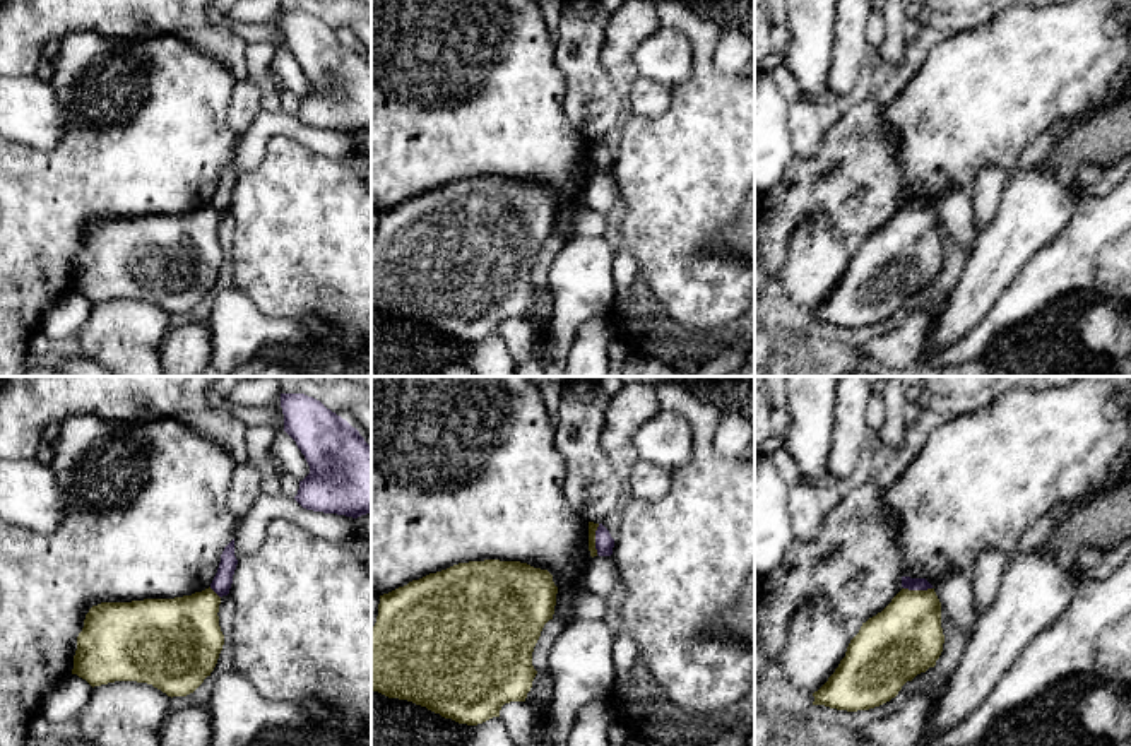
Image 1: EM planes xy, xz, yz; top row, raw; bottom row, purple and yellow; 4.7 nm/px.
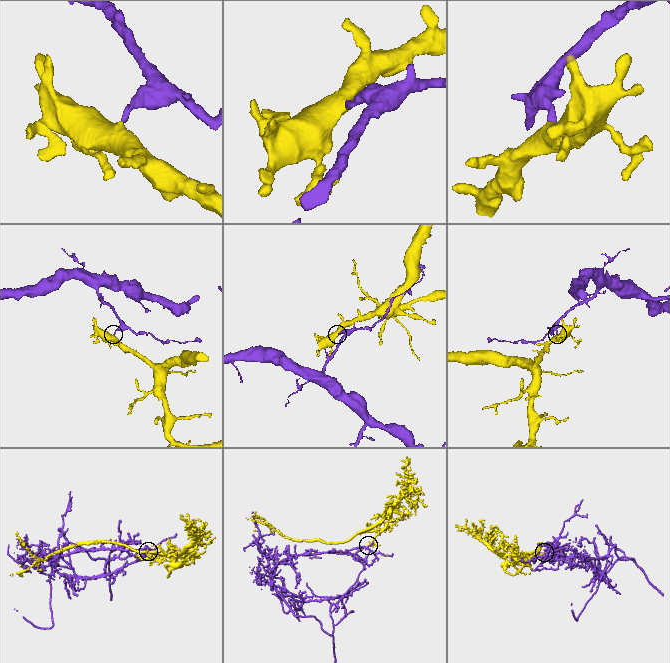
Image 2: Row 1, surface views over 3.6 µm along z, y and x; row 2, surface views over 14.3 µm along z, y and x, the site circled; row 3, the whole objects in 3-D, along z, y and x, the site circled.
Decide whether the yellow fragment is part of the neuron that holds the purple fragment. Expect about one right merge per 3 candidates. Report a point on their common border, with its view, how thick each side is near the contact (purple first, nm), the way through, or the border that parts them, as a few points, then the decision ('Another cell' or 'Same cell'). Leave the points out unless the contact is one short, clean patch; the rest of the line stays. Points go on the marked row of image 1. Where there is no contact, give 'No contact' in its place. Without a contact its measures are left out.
Touches purple at xz (596, 539). Thickness 90 nm (purple) against 50 nm. Boundary: xz (599, 524), (596, 531), (596, 553). Another cell

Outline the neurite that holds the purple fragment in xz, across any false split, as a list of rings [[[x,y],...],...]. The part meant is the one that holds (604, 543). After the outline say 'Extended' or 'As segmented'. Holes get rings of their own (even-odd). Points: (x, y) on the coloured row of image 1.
[[[599,524],[595,530],[595,549],[599,556],[611,556],[614,548],[614,539],[611,537],[609,530]]]. As segmented

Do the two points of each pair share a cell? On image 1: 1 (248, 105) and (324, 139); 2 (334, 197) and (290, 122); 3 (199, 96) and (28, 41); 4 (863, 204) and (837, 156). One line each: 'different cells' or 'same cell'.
1: different cells
2: different cells
3: different cells
4: same cell

